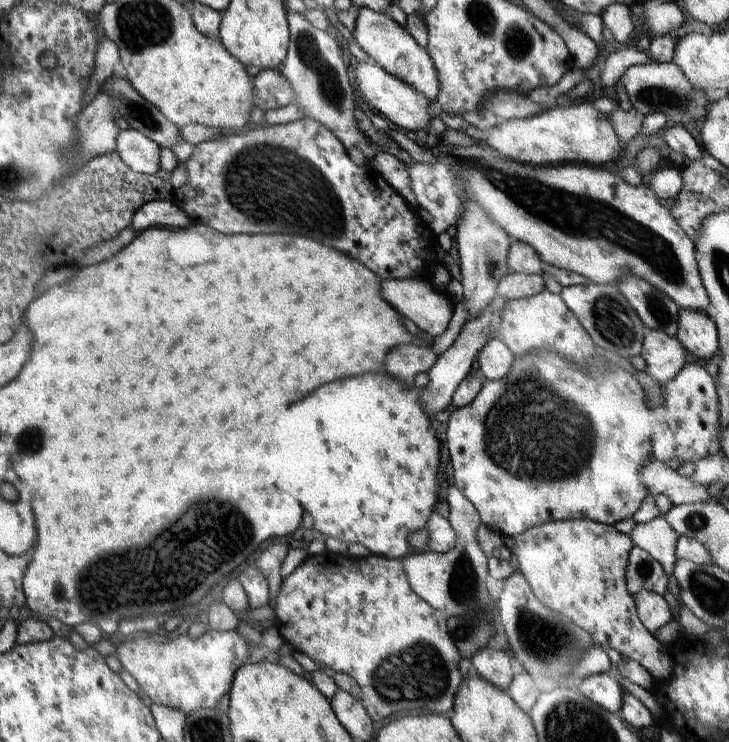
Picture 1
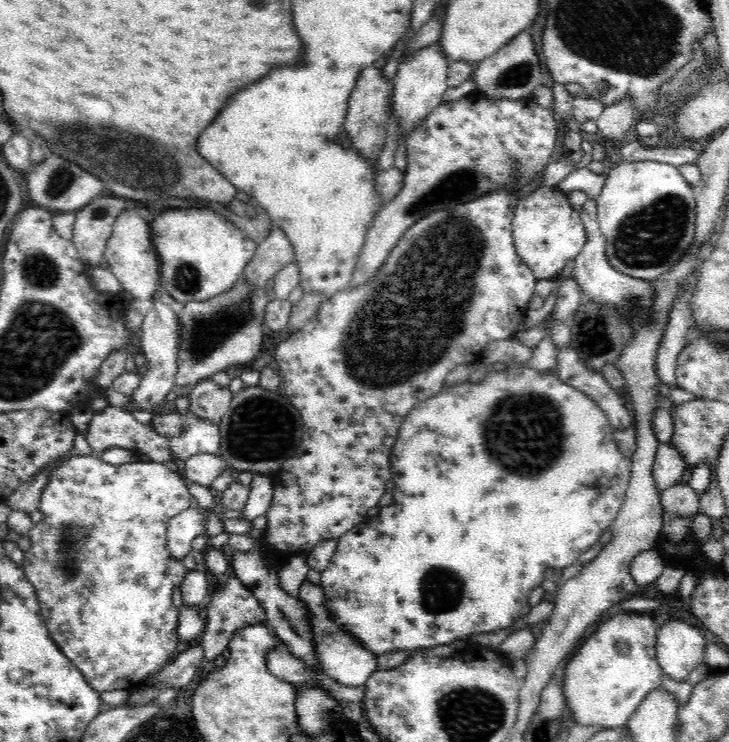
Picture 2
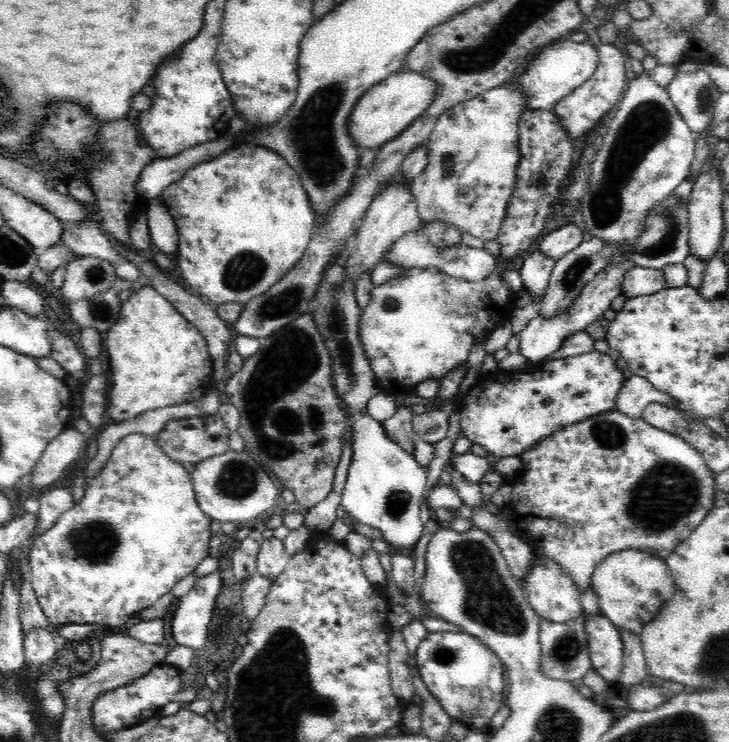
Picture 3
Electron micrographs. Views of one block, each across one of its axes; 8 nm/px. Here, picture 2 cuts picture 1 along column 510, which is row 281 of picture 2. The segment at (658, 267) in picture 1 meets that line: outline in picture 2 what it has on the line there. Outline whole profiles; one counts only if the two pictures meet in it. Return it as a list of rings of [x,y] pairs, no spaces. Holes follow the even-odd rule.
[[[211,205],[205,208],[190,210],[169,210],[150,223],[151,237],[156,248],[160,264],[160,286],[176,300],[176,306],[184,302],[200,302],[210,300],[222,292],[228,292],[240,280],[246,266],[251,262],[258,243],[247,237],[224,215],[221,217]]]

